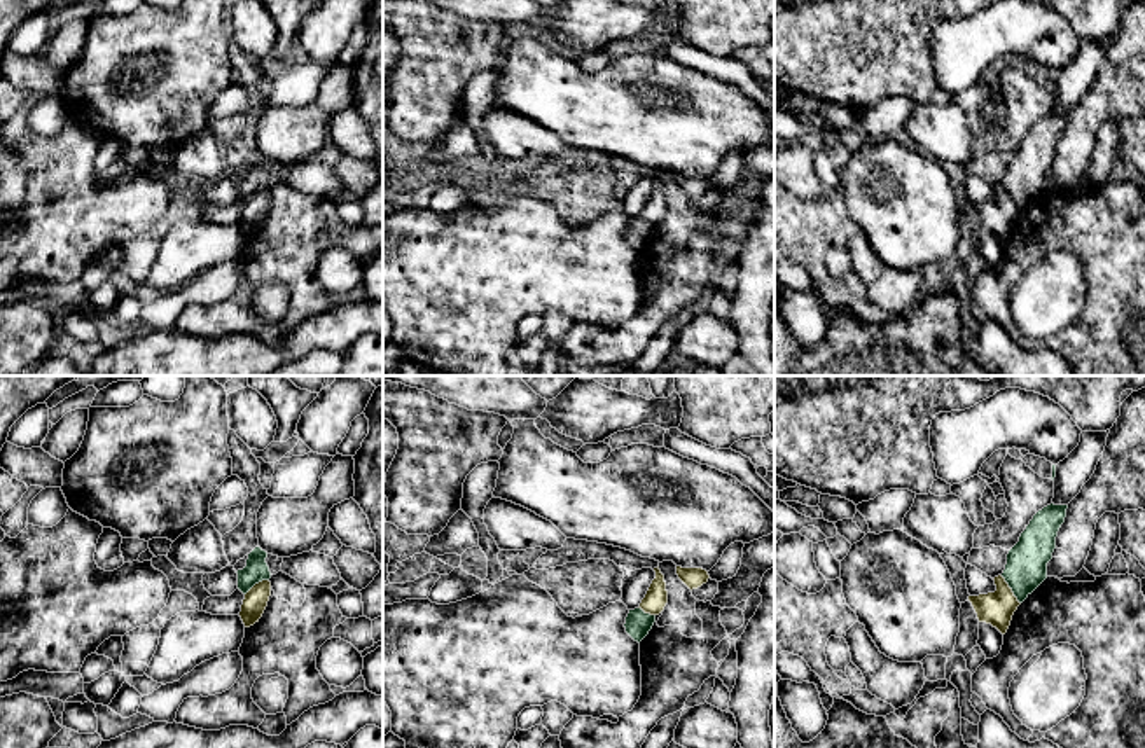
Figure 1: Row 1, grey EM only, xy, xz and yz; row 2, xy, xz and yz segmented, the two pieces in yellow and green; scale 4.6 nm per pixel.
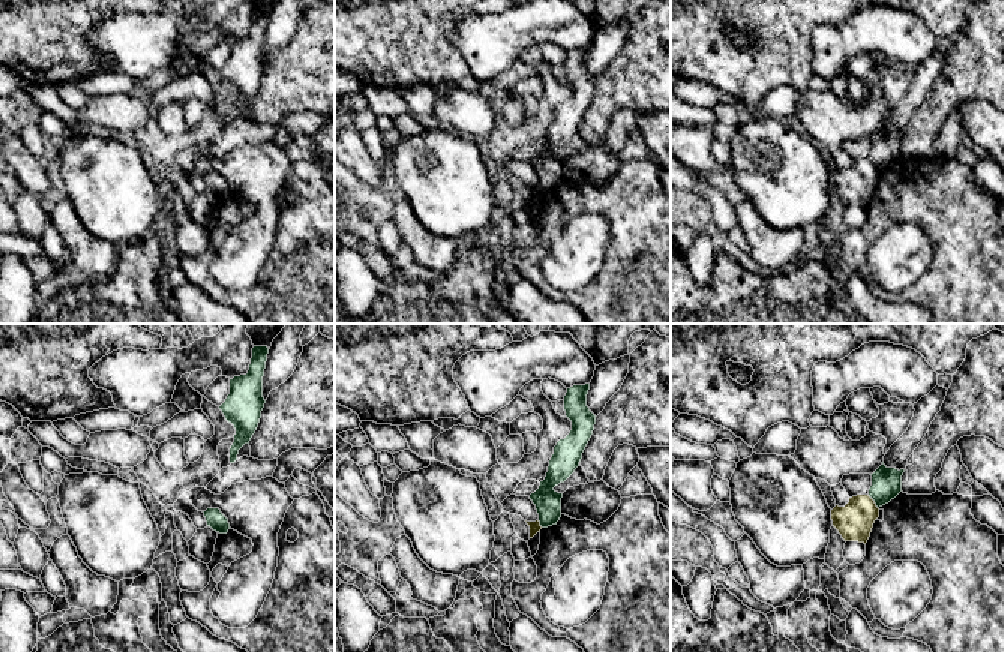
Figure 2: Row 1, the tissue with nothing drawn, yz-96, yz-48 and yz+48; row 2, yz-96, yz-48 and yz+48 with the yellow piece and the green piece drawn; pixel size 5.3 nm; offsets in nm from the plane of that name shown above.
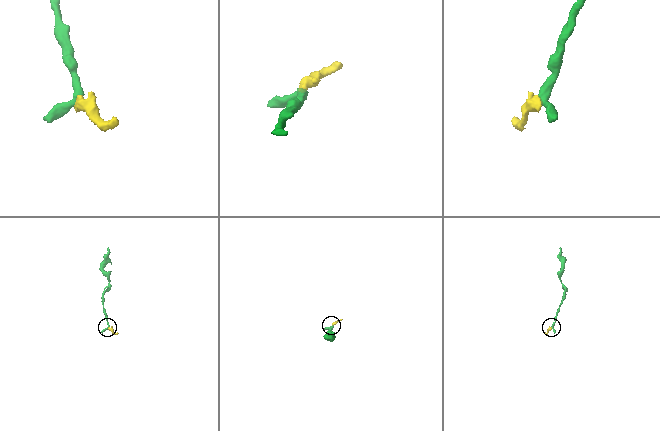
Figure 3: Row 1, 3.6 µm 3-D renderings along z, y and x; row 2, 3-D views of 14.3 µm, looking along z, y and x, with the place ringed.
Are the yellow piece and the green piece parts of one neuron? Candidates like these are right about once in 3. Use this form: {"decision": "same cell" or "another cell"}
{"decision": "another cell"}

